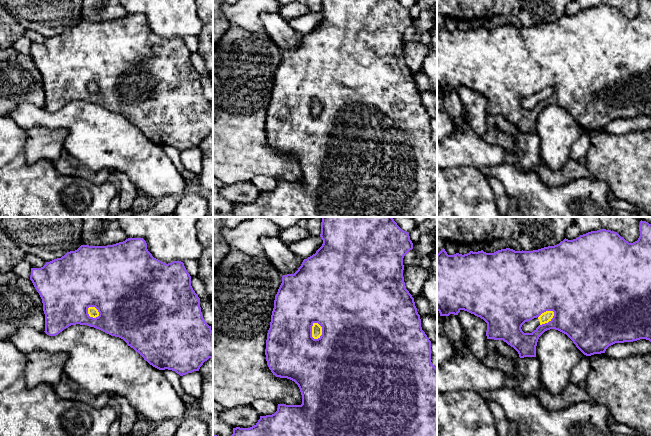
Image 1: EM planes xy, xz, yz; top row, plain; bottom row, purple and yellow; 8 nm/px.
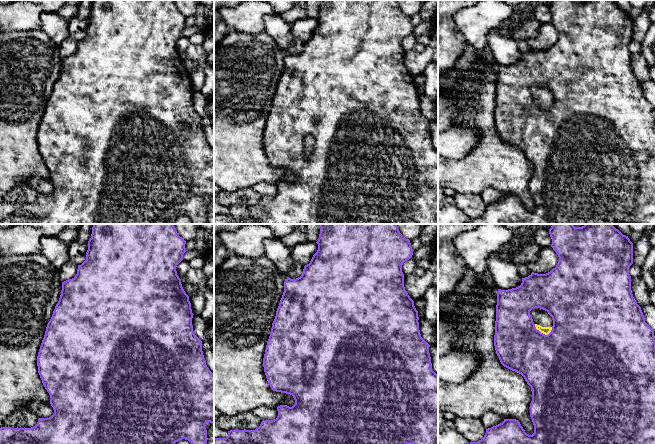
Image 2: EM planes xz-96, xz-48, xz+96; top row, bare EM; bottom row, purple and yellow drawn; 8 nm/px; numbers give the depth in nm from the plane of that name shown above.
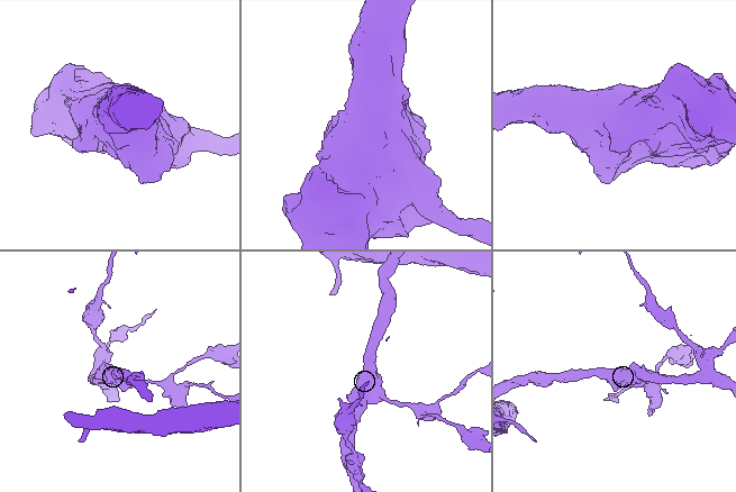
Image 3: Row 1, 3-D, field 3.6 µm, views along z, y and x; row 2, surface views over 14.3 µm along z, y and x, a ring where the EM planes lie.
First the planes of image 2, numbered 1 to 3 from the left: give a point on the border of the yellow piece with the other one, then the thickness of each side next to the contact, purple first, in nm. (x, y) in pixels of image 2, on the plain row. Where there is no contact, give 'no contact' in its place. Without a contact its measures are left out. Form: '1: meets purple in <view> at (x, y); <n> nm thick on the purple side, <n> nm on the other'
1: no contact
2: no contact
3: meets purple in xz+96 at (542, 109); 460 nm thick on the purple side, 60 nm on the other

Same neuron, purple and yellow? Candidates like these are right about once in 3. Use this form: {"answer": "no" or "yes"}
{"answer": "no"}

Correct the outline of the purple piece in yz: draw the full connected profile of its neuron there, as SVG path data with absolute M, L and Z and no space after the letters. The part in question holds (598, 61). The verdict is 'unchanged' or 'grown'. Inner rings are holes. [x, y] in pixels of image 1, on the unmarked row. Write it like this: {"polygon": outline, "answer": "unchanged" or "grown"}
{"polygon": "M640 0L640 12L637 17L629 19L617 8L601 5L580 11L576 15L564 15L554 22L544 23L533 27L515 27L510 24L501 25L494 29L470 27L467 30L456 29L448 31L443 24L437 30L437 87L440 92L458 91L461 86L467 87L480 93L487 99L487 115L503 116L513 123L520 134L536 133L536 122L539 113L547 106L555 105L566 110L576 123L586 132L605 129L606 125L615 119L633 118L646 115L651 118L651 0ZM546 87L553 87L553 94L545 100L539 101L532 109L524 109L522 101L534 94L539 93Z", "answer": "unchanged"}

